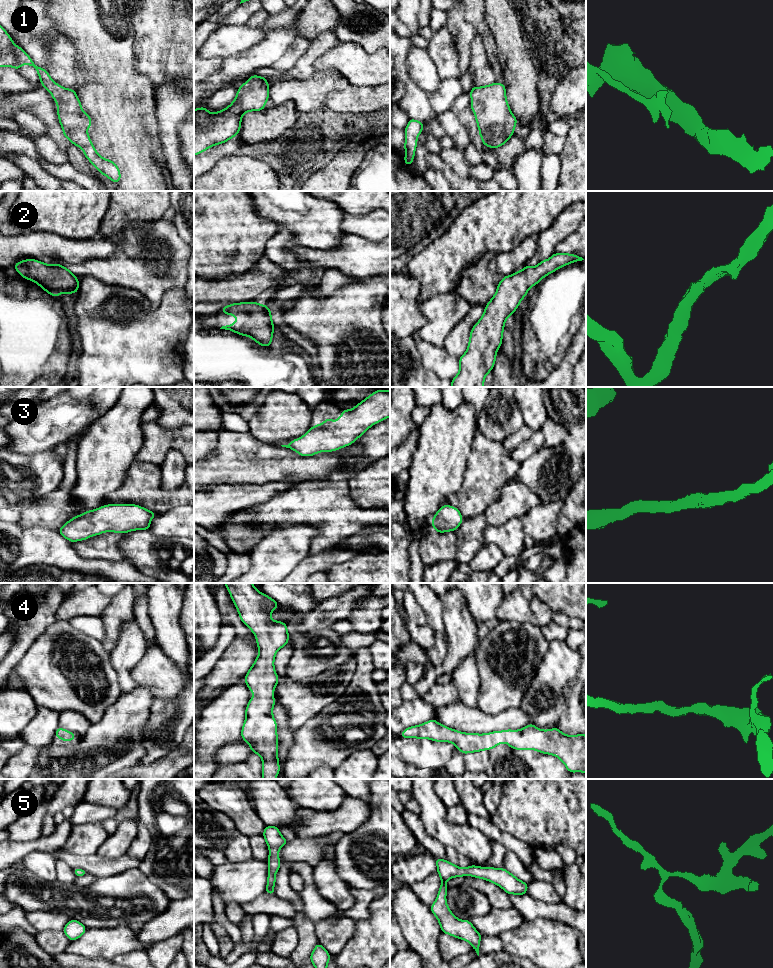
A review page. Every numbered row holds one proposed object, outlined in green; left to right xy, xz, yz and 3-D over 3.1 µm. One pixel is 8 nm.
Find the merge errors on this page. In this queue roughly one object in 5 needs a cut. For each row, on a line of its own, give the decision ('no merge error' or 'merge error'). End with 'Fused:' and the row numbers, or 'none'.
1: no merge error
2: no merge error
3: no merge error
4: no merge error
5: no merge error
Fused: none

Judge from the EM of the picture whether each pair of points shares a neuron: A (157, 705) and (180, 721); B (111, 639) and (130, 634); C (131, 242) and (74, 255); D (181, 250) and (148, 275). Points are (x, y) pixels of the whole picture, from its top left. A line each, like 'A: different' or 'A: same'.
A: same
B: different
C: different
D: same

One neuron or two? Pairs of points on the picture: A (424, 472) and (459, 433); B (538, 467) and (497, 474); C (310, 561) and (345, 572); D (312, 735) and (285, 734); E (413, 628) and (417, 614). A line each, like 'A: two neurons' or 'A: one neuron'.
A: one neuron
B: two neurons
C: two neurons
D: two neurons
E: two neurons

